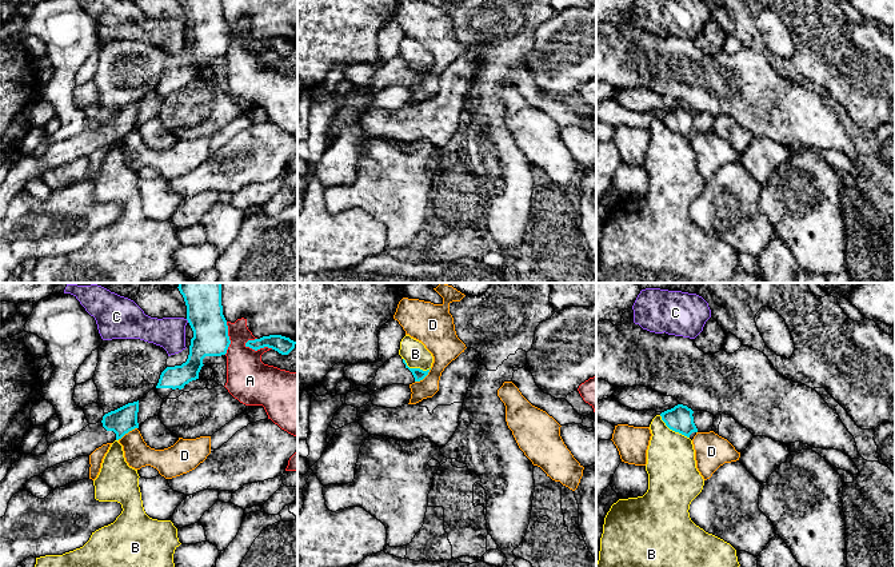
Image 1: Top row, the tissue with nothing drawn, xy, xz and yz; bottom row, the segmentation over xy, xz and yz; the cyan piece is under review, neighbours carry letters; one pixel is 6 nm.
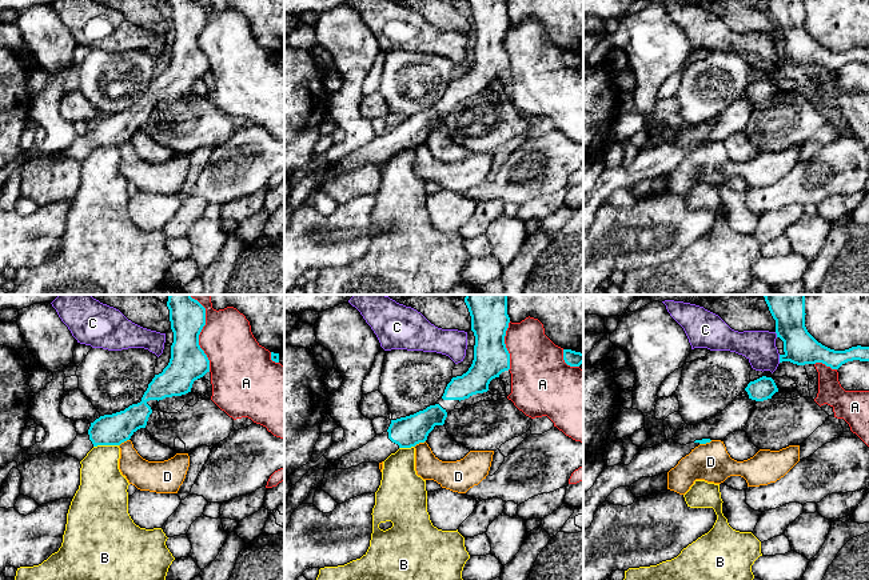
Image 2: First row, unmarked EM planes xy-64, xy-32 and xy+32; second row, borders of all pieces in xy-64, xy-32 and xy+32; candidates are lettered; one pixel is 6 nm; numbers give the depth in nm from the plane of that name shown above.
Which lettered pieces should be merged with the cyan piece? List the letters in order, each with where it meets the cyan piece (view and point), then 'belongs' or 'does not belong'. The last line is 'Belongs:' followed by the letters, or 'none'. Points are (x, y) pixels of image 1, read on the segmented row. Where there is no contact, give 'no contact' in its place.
A: xy (259, 348) | does not belong
B: yz (672, 430) | does not belong
C: xy (187, 319) | does not belong
D: xy (127, 432) | does not belong
Belongs: none

